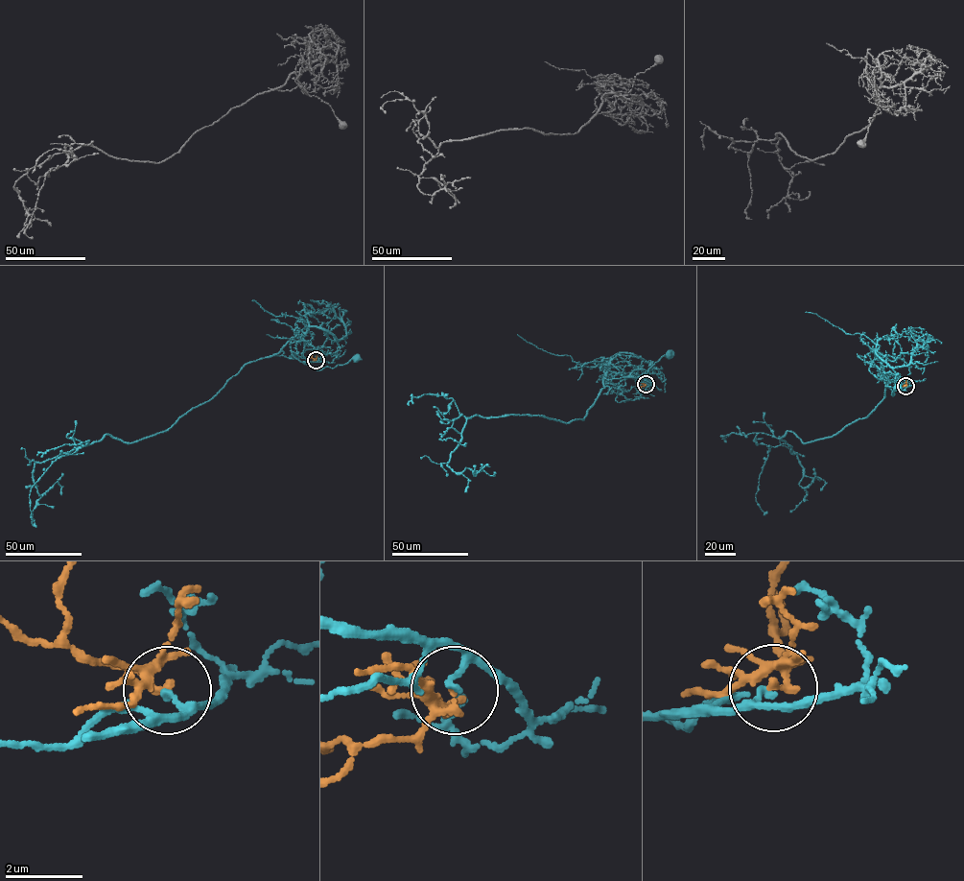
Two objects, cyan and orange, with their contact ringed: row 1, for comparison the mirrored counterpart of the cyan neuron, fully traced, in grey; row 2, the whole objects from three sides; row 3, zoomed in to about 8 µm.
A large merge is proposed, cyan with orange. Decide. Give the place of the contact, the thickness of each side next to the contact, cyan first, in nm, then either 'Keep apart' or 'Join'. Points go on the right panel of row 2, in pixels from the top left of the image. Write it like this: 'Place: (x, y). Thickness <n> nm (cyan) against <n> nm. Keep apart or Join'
Place: (905, 386). Thickness 120 nm (cyan) against 140 nm. Keep apart

